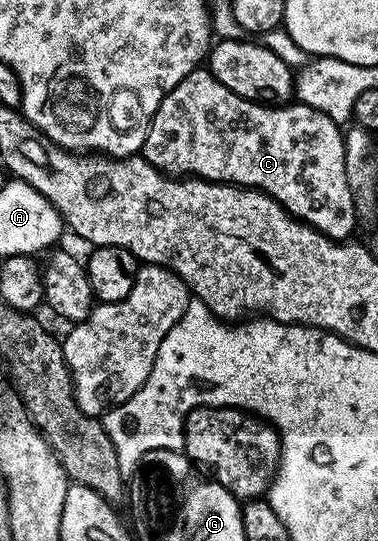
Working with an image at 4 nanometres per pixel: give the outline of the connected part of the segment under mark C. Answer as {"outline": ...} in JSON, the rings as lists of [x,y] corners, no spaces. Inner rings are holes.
{"outline":[[[199,67],[192,70],[162,100],[160,107],[156,111],[156,115],[152,119],[152,123],[148,127],[148,135],[144,139],[140,153],[148,163],[152,163],[152,167],[156,167],[161,173],[171,177],[179,179],[185,176],[200,177],[204,181],[221,181],[231,185],[244,185],[247,189],[258,189],[260,192],[268,194],[272,199],[279,201],[299,221],[312,226],[313,229],[319,229],[321,233],[326,237],[331,237],[334,241],[344,241],[355,236],[354,224],[359,224],[360,218],[354,206],[352,187],[348,187],[348,175],[346,174],[346,138],[340,126],[333,122],[328,115],[322,114],[310,106],[301,103],[264,105],[260,101],[249,101],[247,97],[236,95],[236,91],[228,91],[228,87],[224,87],[224,83],[220,83],[220,79],[216,79],[210,74],[209,68]]]}

